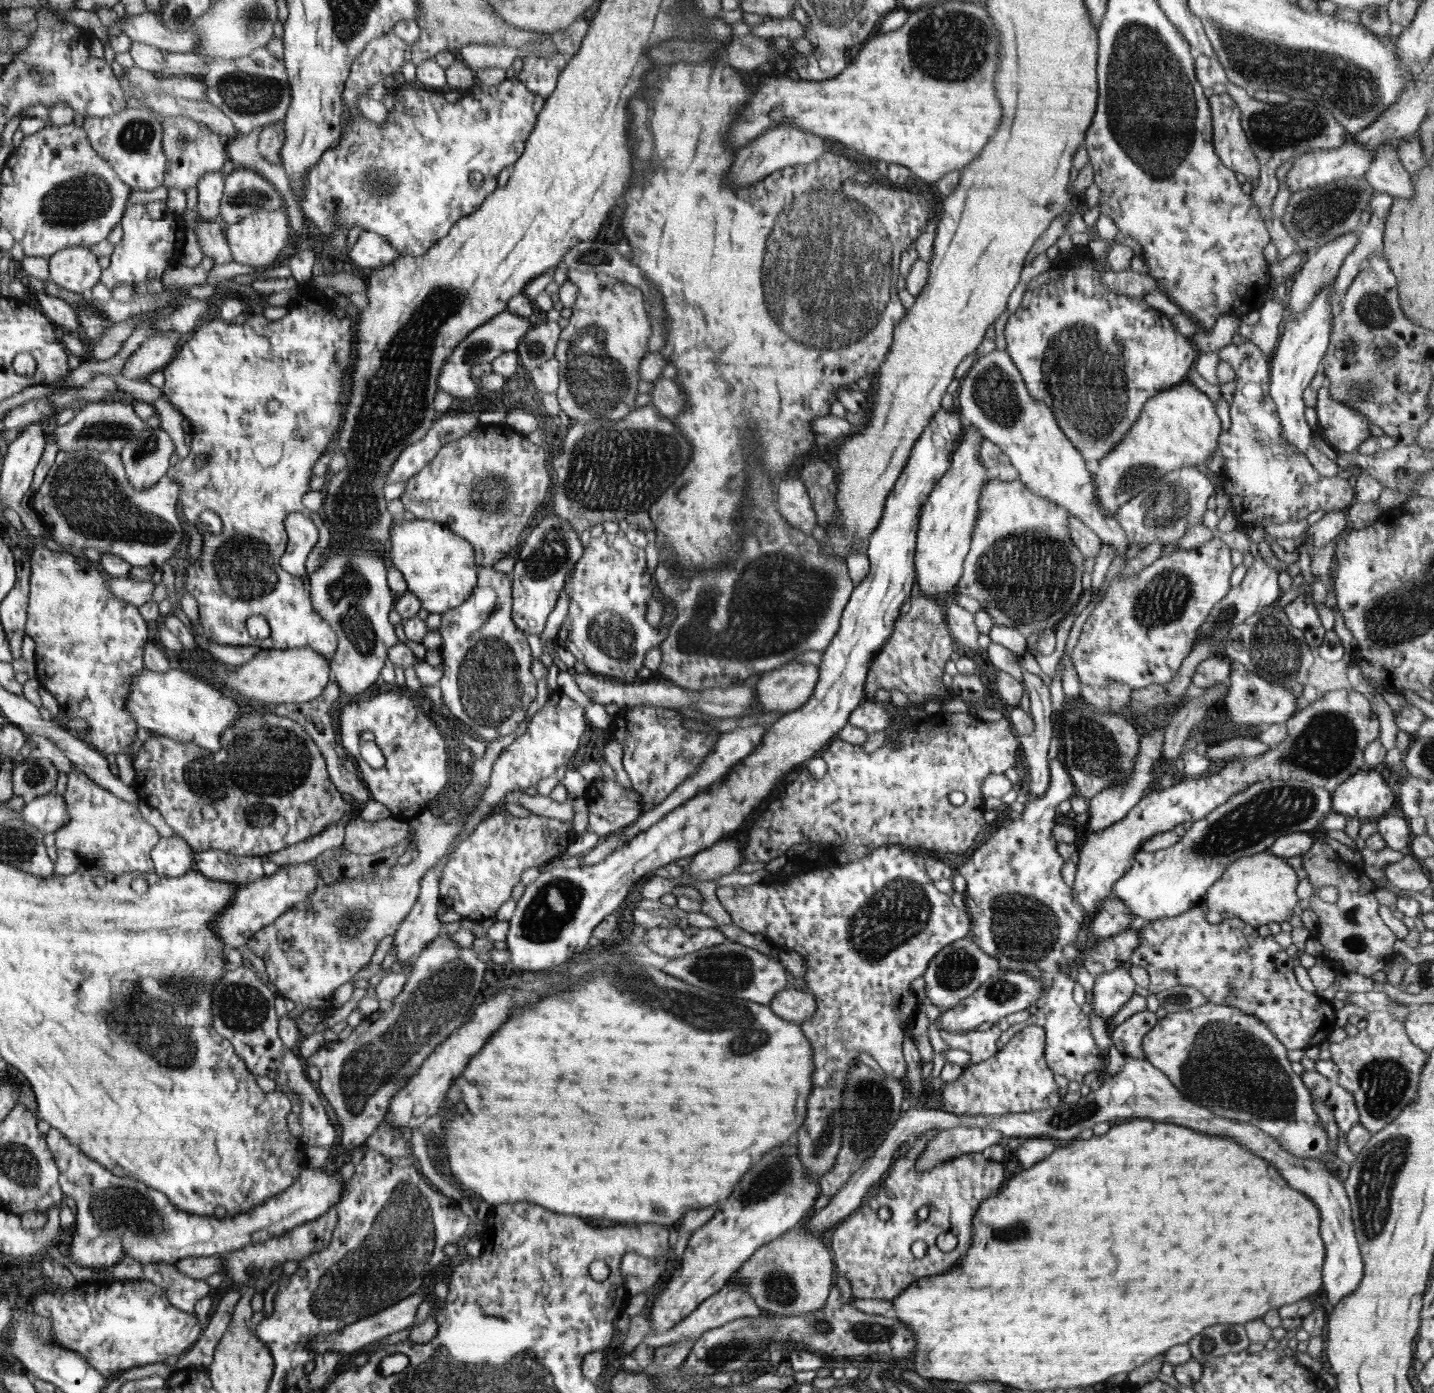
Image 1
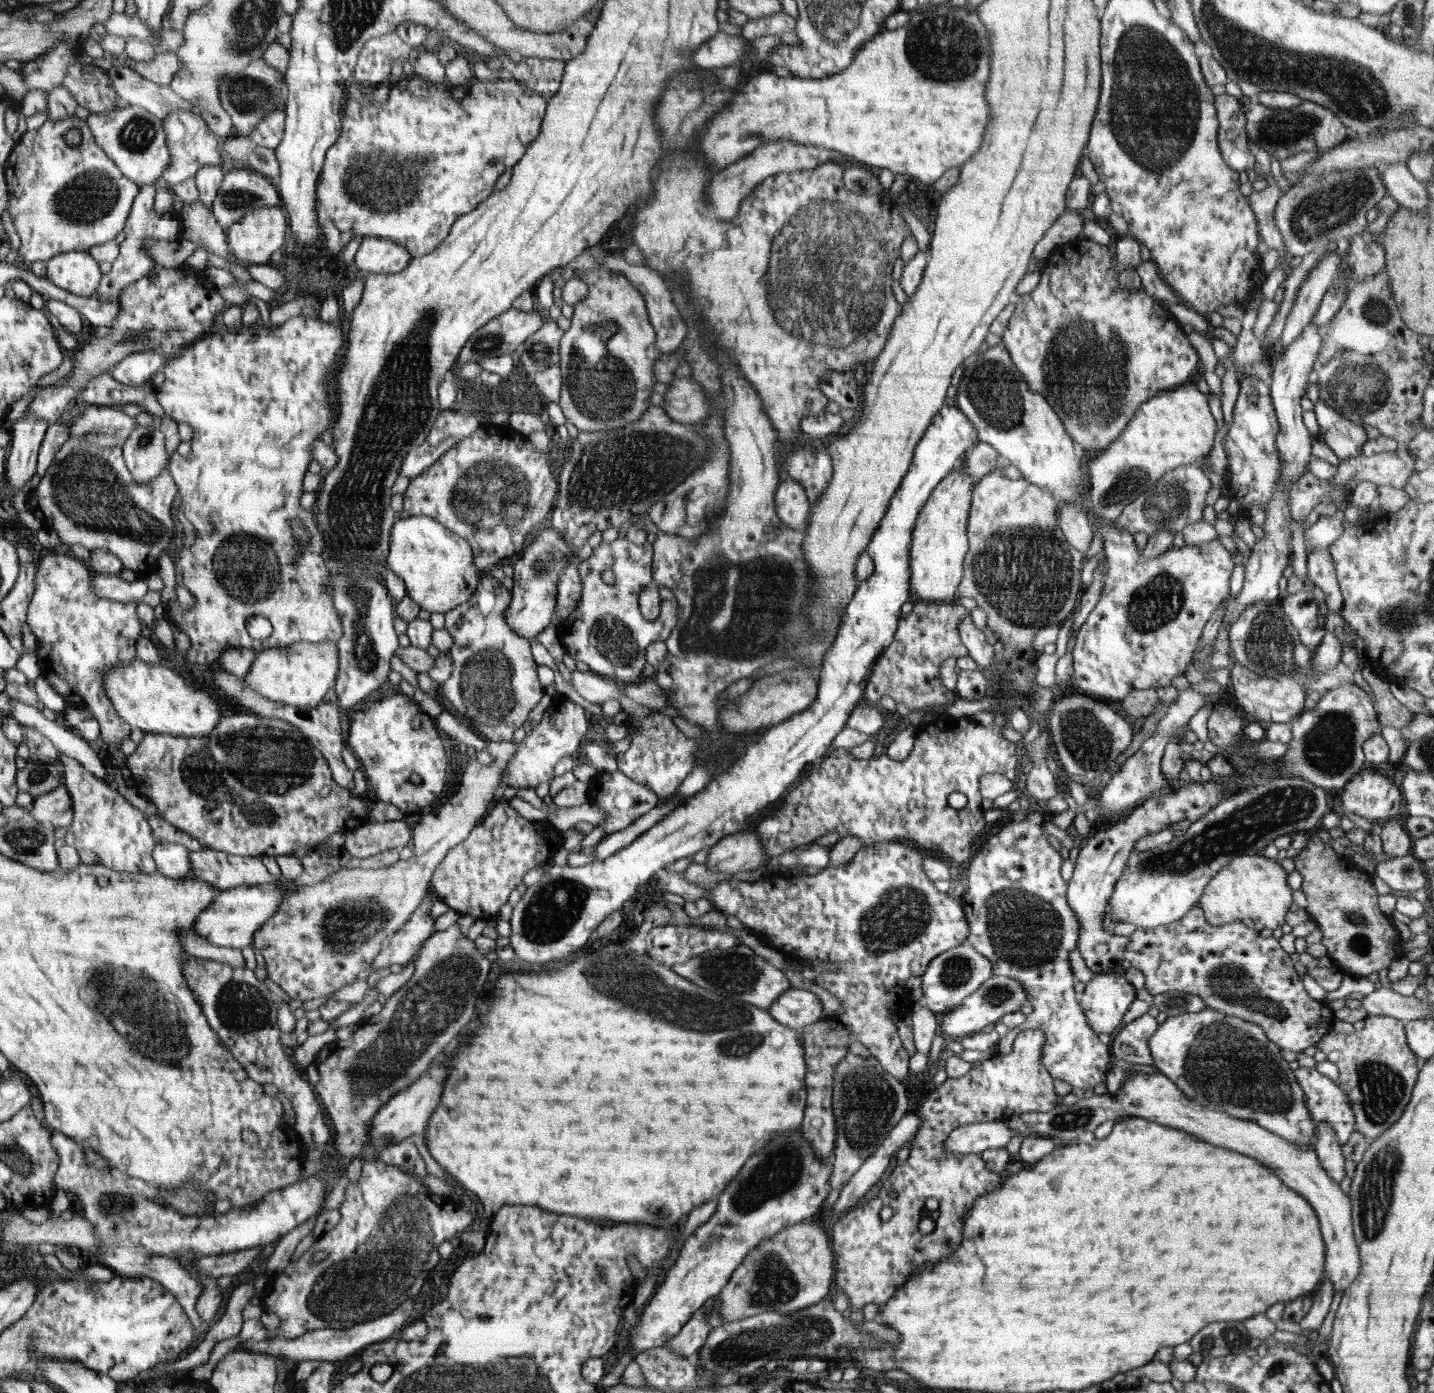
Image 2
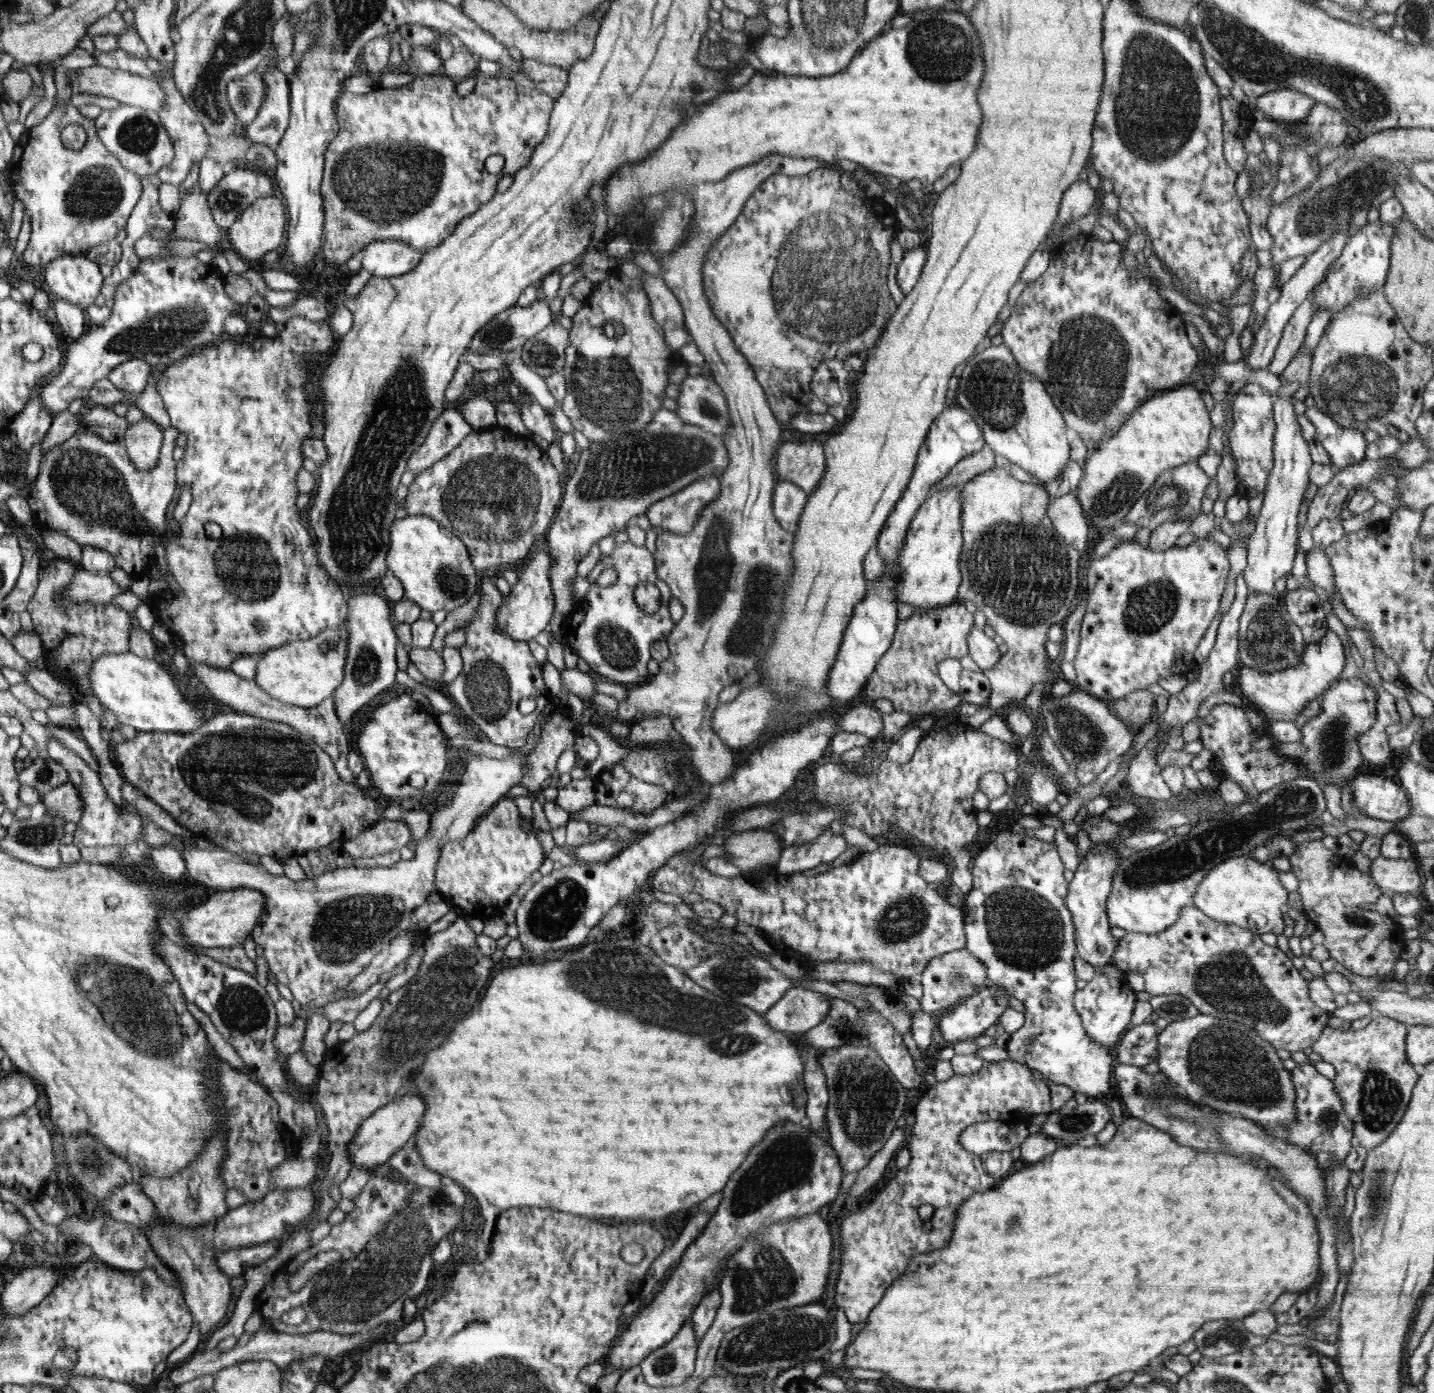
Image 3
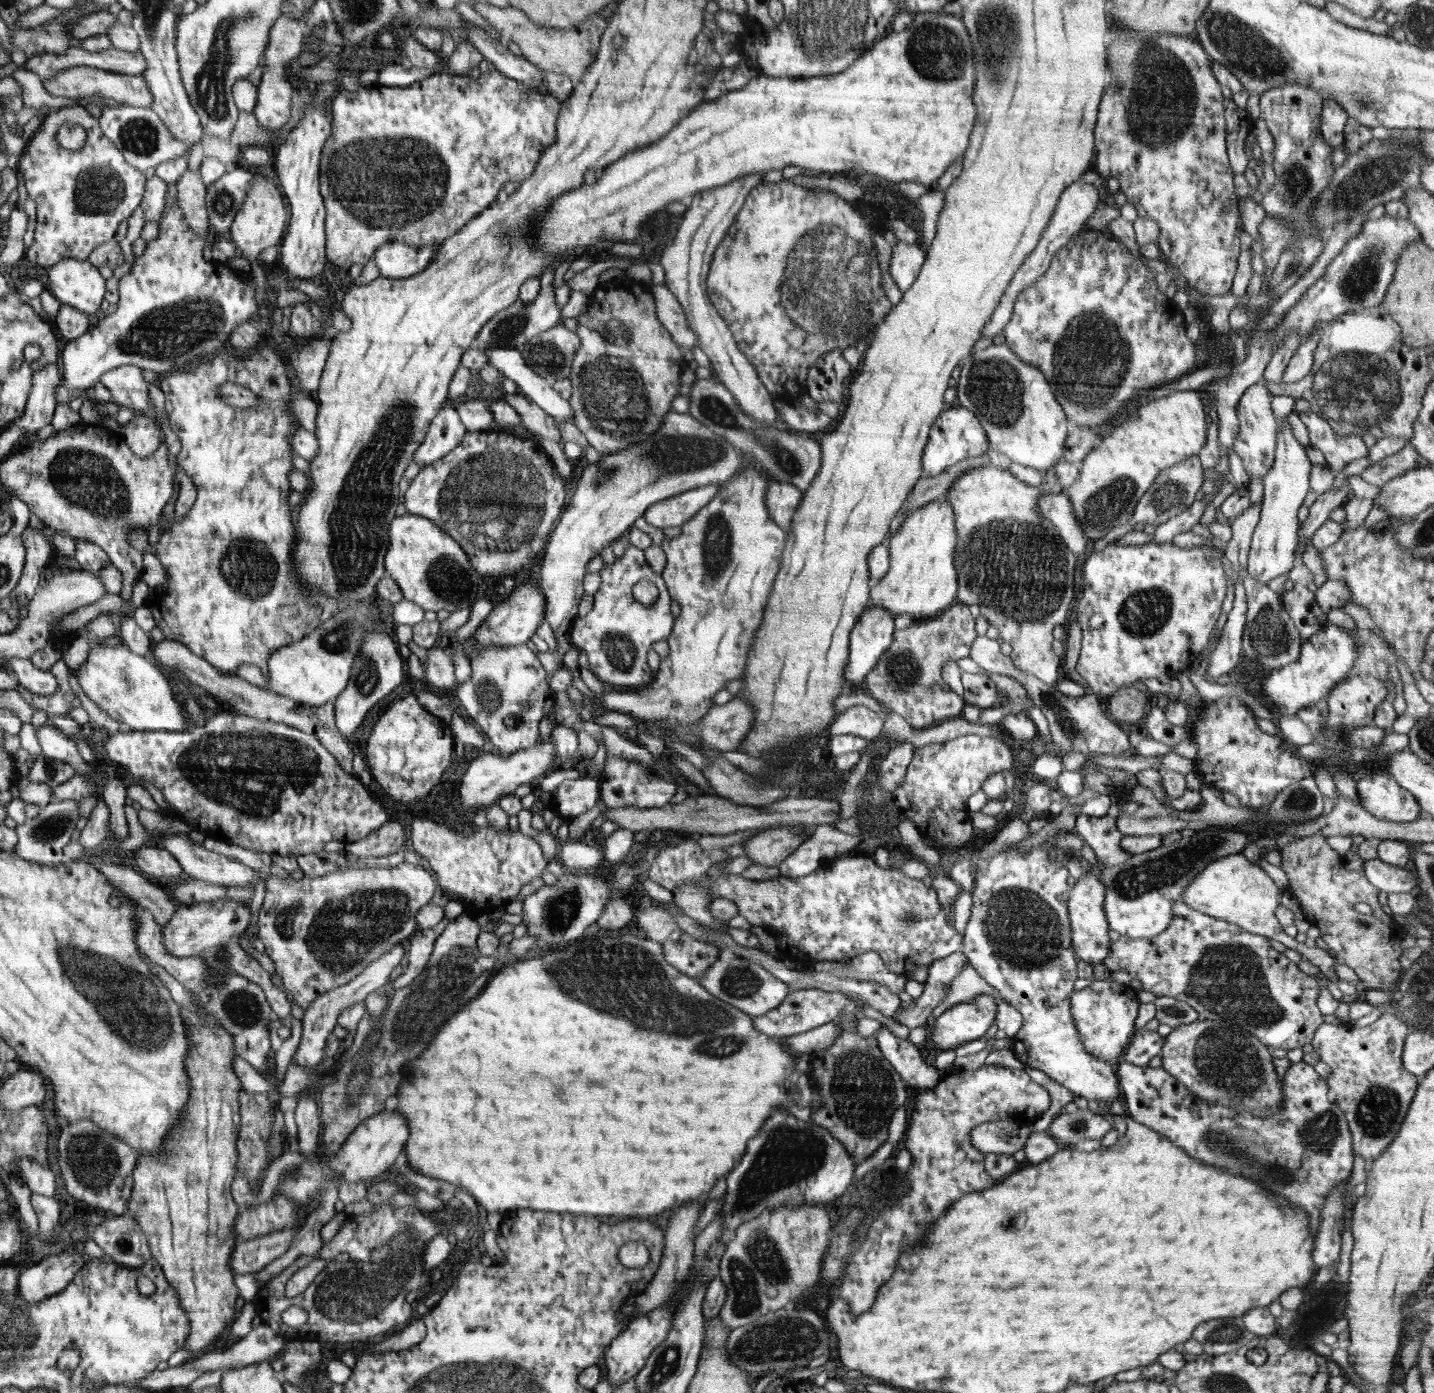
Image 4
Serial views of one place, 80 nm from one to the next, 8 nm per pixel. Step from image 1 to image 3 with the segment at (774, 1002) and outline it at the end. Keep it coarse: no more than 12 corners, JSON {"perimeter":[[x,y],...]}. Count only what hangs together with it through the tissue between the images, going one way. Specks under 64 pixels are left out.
{"perimeter":[[792,986],[763,1015],[769,1027],[799,1037],[820,1024],[825,994]]}

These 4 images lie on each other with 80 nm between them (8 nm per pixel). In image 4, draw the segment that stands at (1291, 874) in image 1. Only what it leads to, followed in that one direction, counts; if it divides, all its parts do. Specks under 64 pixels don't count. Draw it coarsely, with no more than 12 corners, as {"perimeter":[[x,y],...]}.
{"perimeter":[[1242,852],[1214,860],[1190,908],[1281,942],[1336,983],[1336,960],[1284,933],[1282,890]]}

